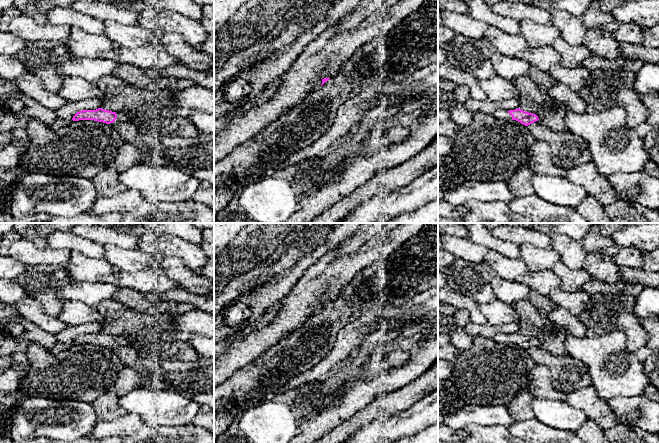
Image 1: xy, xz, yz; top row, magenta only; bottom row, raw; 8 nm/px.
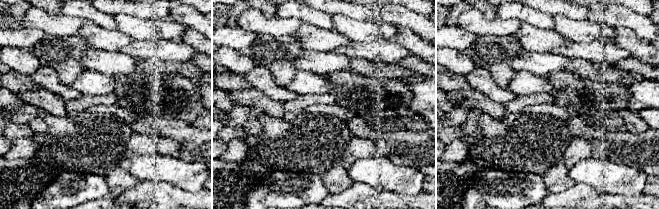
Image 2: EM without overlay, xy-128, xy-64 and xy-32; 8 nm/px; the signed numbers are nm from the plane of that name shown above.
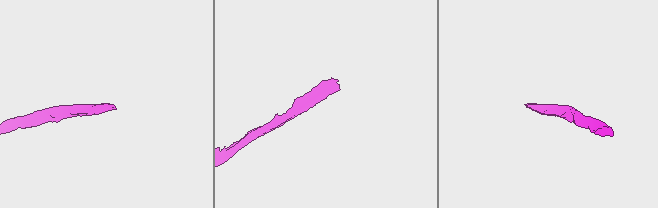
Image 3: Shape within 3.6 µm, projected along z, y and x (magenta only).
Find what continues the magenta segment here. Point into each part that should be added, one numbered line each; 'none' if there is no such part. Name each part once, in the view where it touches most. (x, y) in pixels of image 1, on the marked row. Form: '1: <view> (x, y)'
1: yz (499, 114)

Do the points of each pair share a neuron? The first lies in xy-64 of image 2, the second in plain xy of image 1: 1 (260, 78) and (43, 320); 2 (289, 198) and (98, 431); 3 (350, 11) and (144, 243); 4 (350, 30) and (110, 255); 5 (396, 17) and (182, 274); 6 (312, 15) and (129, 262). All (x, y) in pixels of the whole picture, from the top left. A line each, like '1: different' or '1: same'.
1: same
2: different
3: different
4: same
5: different
6: different

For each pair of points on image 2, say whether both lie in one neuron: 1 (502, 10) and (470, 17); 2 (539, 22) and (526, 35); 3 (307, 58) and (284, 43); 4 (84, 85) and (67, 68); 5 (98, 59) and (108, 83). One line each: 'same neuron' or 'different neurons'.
1: different neurons
2: different neurons
3: different neurons
4: different neurons
5: different neurons

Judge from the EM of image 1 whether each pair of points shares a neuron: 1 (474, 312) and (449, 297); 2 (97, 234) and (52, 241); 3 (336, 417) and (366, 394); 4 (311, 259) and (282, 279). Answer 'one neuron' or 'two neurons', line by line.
1: one neuron
2: two neurons
3: one neuron
4: one neuron

